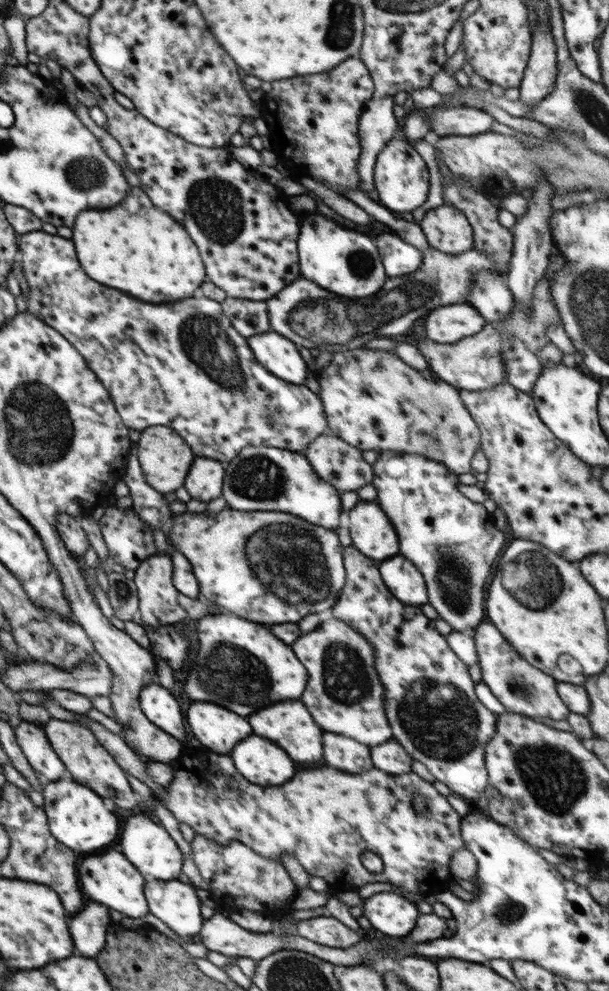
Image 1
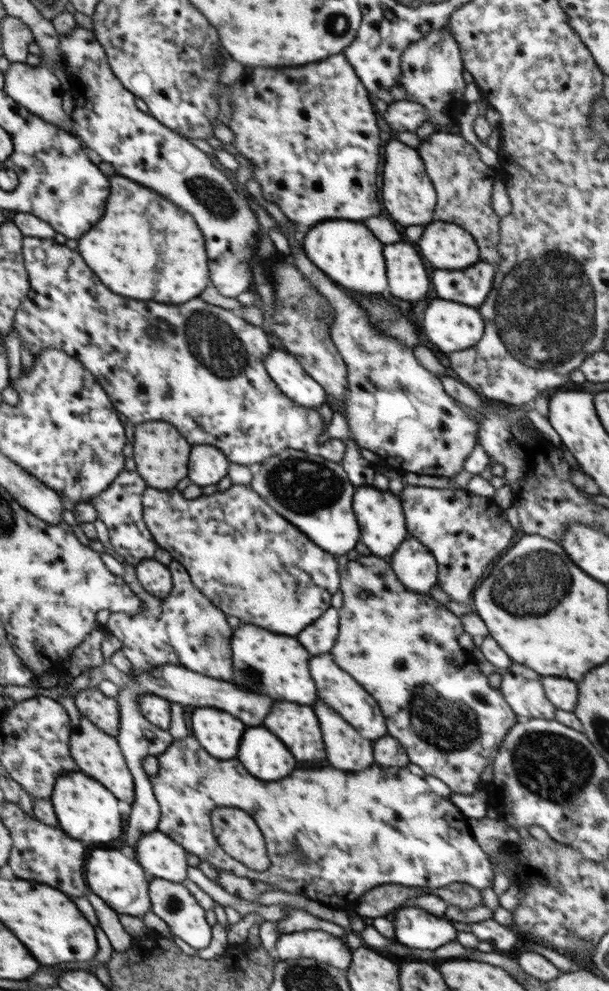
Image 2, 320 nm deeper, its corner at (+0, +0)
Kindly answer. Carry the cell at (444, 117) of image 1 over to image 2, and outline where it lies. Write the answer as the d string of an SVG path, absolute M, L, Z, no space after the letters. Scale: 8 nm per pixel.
M406 99L389 104L383 116L393 134L406 131L415 132L427 121L425 108L417 102L410 102Z

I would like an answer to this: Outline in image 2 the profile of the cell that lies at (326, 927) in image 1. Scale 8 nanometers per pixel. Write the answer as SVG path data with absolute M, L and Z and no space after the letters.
M301 930L281 934L276 941L275 952L278 961L310 958L333 968L348 968L352 950L344 940L322 930Z

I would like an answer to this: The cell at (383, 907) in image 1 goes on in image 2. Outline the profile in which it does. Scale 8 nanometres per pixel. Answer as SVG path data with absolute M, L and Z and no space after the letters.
M402 905L392 912L391 918L394 918L396 926L396 940L409 948L436 950L458 936L456 928L448 920L432 916L423 908Z

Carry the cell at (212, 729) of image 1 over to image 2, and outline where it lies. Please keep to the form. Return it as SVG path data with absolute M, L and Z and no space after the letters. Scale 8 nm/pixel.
M195 707L193 712L190 718L193 733L195 739L206 748L206 752L220 760L236 758L246 726L238 718L216 708Z

